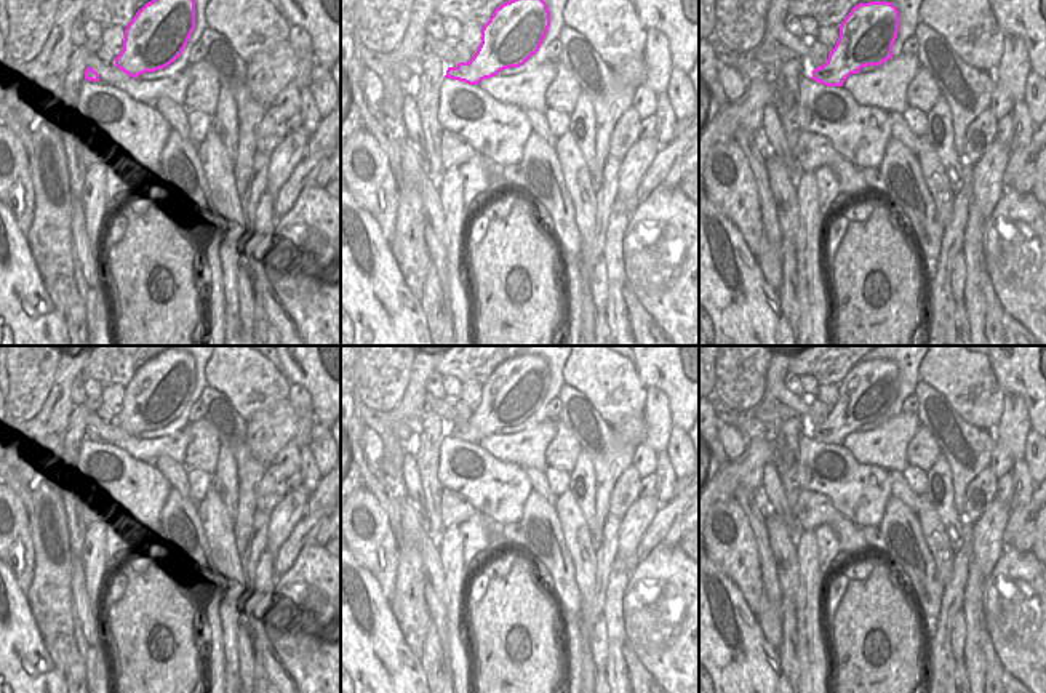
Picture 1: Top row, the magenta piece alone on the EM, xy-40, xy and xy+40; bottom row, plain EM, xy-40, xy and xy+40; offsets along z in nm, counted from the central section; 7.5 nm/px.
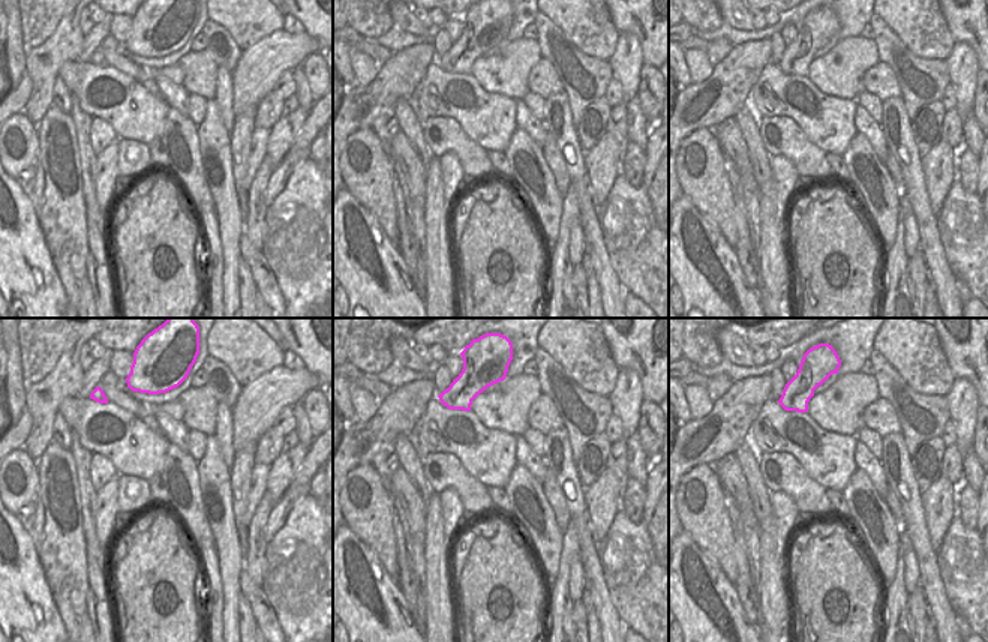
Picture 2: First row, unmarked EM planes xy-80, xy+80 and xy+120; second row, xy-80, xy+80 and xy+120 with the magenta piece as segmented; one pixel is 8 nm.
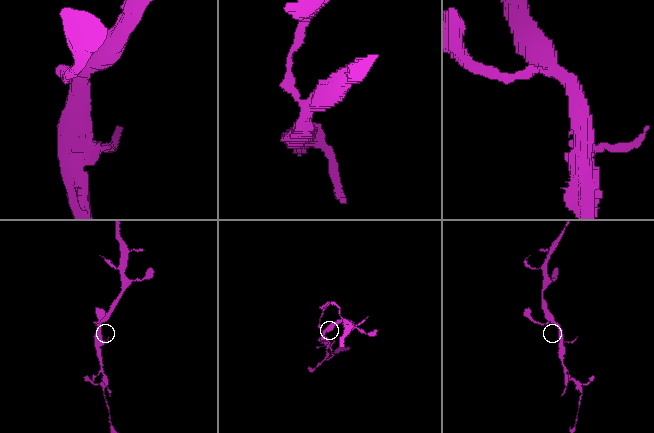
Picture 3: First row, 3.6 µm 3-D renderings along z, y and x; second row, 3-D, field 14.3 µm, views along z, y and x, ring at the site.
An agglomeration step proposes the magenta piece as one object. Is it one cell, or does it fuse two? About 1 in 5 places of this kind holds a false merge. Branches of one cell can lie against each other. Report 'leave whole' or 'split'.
leave whole

